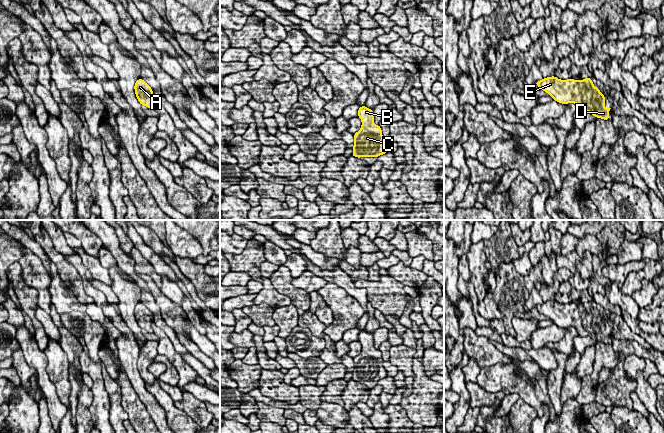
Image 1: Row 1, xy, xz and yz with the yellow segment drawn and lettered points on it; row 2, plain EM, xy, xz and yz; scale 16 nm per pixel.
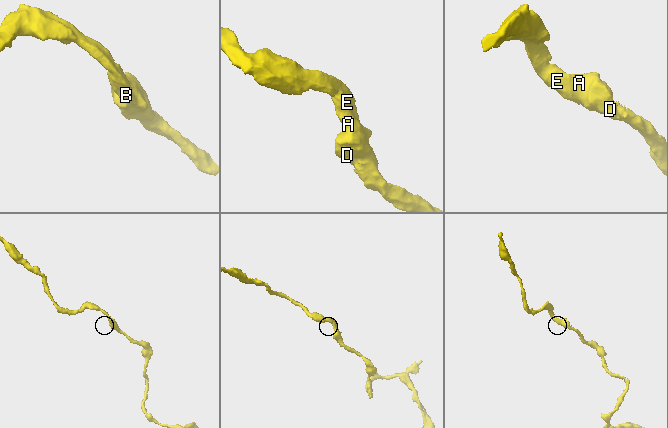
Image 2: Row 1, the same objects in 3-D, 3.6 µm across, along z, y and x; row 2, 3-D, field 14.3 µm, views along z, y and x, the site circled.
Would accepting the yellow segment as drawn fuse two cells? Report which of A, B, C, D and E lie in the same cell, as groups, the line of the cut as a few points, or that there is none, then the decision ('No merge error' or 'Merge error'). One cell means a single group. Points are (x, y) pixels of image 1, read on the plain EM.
Groups: A B C D E. No split. No merge error

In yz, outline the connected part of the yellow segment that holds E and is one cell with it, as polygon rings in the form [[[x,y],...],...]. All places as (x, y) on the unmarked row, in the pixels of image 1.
[[[551,300],[536,305],[535,308],[558,327],[566,329],[572,326],[581,337],[590,336],[596,342],[609,343],[611,332],[605,332],[605,320],[594,310],[591,302],[576,305]]]

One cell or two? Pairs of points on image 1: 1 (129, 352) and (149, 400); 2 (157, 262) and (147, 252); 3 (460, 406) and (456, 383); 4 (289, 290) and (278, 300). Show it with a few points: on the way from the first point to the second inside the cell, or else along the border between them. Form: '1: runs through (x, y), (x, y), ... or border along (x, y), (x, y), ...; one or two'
1: runs through (129, 364), (140, 388); one
2: runs through (155, 260), (149, 254); one
3: runs through (462, 400), (462, 391), (460, 389); one
4: border along (268, 278), (279, 292), (289, 298), (291, 303); two

